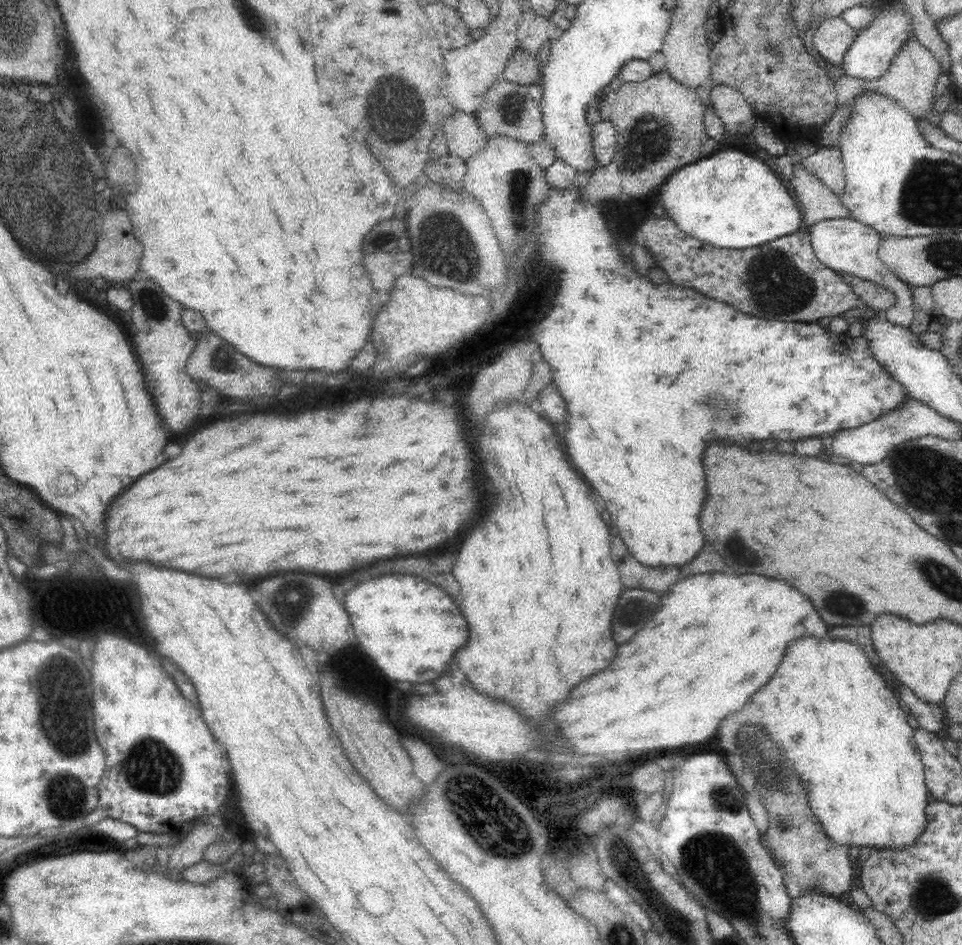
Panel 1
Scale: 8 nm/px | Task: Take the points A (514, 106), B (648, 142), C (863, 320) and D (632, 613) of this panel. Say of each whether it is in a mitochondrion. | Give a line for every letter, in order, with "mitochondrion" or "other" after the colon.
A: mitochondrion
B: mitochondrion
C: other
D: mitochondrion

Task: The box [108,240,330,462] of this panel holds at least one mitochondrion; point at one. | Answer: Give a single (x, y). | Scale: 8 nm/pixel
(153, 305)

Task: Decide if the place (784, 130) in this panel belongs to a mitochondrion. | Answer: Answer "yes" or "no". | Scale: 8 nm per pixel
no

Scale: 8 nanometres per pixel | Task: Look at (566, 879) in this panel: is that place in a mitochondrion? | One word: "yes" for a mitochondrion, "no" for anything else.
no

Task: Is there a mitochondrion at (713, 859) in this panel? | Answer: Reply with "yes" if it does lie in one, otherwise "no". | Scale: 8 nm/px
yes

